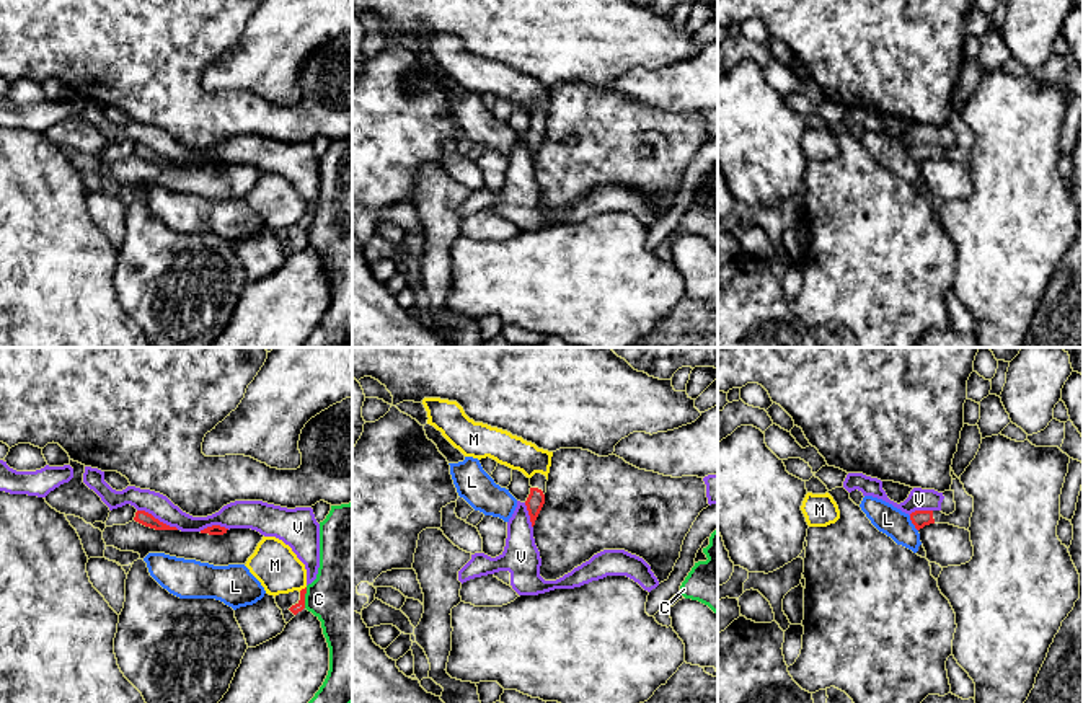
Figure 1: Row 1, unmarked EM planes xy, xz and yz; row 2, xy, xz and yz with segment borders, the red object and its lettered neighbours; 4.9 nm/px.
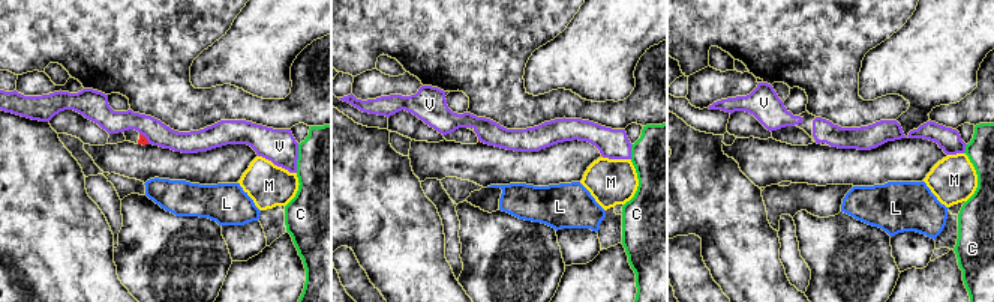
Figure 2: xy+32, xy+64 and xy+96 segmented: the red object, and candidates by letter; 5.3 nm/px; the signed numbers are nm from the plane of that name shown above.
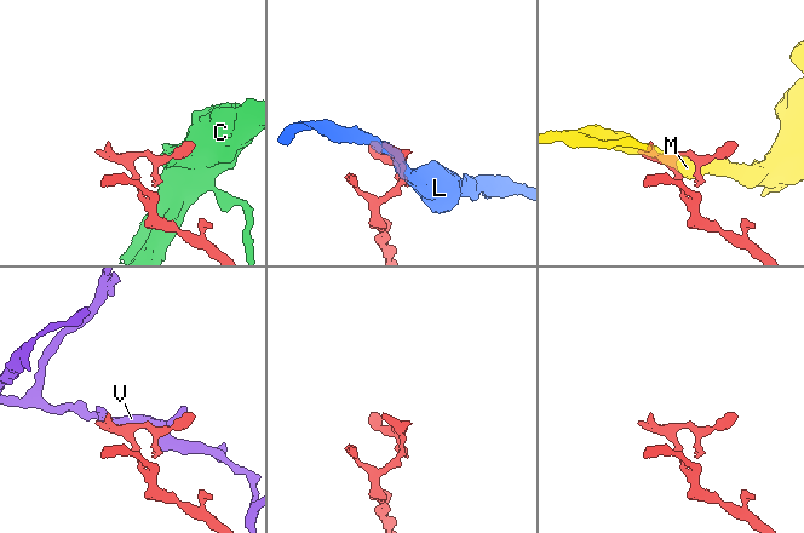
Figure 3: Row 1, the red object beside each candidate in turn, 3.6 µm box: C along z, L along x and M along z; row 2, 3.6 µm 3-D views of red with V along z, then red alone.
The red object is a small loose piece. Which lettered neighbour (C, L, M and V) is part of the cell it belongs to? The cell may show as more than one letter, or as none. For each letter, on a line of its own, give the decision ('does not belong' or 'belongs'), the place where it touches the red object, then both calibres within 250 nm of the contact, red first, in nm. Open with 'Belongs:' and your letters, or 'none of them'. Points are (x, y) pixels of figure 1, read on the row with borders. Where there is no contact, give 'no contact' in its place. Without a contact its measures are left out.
Belongs: none of them
C: does not belong; contact xy (304, 597); calibres 50 and 400 nm
L: does not belong; contact yz (912, 522); calibres 80 and 140 nm
M: does not belong; contact xy (302, 589); calibres 50 and 220 nm
V: does not belong; contact xy (157, 519); calibres 70 and 120 nm

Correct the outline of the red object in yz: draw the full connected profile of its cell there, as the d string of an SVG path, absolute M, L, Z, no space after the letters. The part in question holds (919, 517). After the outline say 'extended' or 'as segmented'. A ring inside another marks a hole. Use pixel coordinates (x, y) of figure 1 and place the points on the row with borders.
M959 478L953 480L951 491L954 493L956 511L949 515L941 511L915 511L910 514L910 520L917 530L930 524L949 524L969 530L974 497L966 493Z | extended

